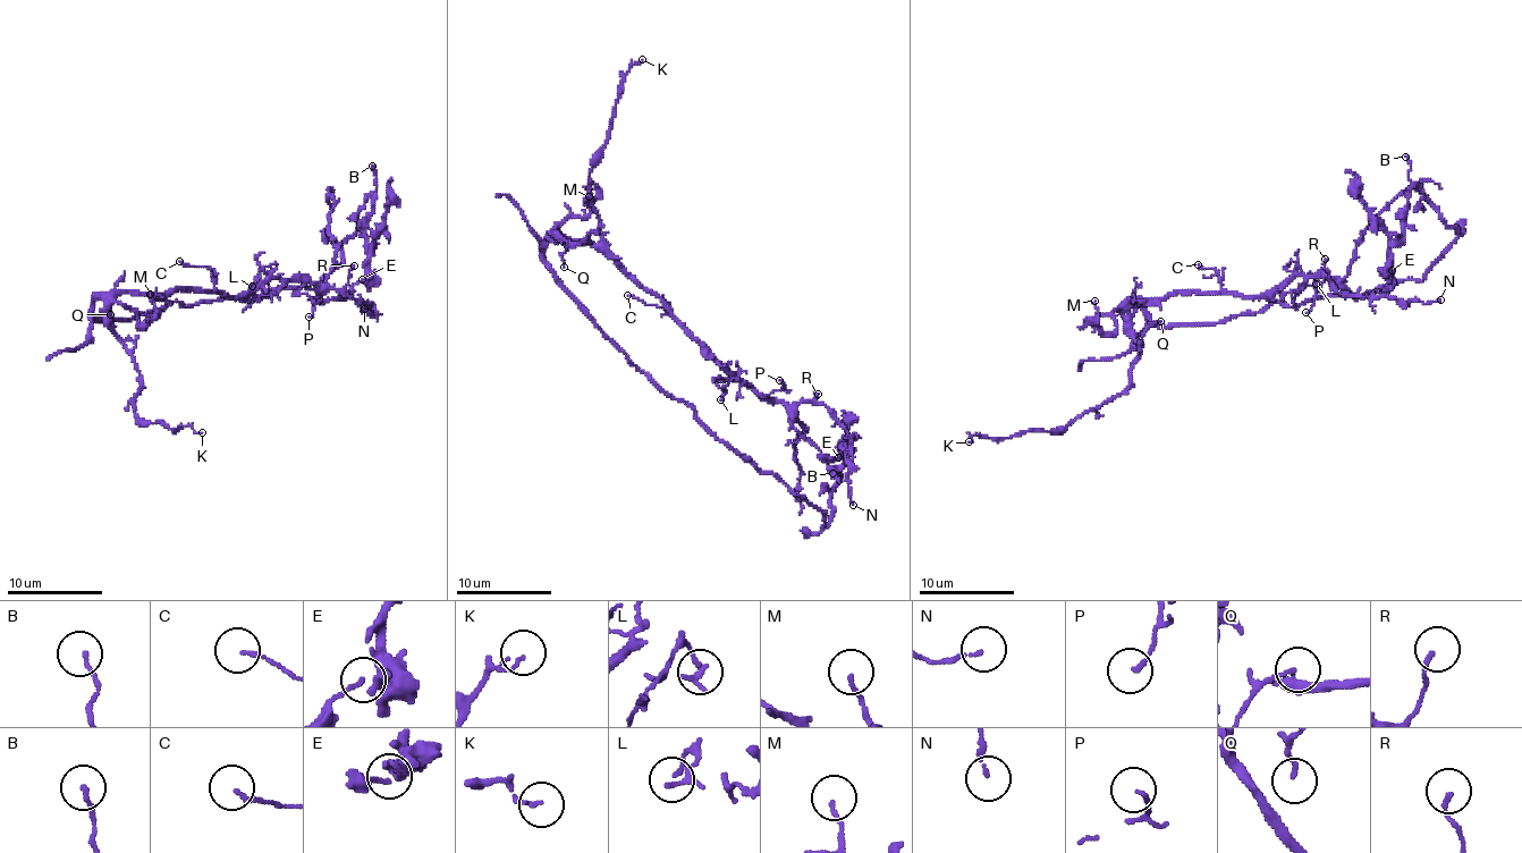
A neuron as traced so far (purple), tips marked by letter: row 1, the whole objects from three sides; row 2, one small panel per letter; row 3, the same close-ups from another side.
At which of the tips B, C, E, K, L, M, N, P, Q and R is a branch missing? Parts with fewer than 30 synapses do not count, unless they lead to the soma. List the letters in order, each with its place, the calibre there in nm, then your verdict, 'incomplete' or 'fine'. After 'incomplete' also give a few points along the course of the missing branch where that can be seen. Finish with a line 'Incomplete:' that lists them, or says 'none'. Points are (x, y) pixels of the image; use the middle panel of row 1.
B: (833, 473) | 120 nm | fine
C: (627, 295) | 110 nm | fine
E: (838, 457) | 140 nm | fine
K: (642, 59) | 70 nm | fine
L: (720, 399) | 120 nm | fine
M: (589, 196) | 110 nm | fine
N: (853, 505) | 120 nm | fine
P: (779, 380) | 120 nm | fine
Q: (564, 267) | 80 nm | fine
R: (818, 394) | 130 nm | fine
Incomplete: none

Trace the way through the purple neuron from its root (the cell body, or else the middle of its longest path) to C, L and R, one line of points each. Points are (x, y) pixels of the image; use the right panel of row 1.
C: (1215, 322), (1161, 326), (1133, 302), (1136, 298), (1168, 297), (1177, 293), (1218, 292), (1218, 272), (1198, 264)
L: (1215, 322), (1161, 326), (1133, 300), (1270, 295), (1295, 276), (1304, 280), (1296, 293), (1310, 276), (1316, 284)
R: (1215, 322), (1161, 326), (1133, 300), (1177, 293), (1270, 295), (1295, 276), (1322, 275), (1333, 283), (1325, 259)

